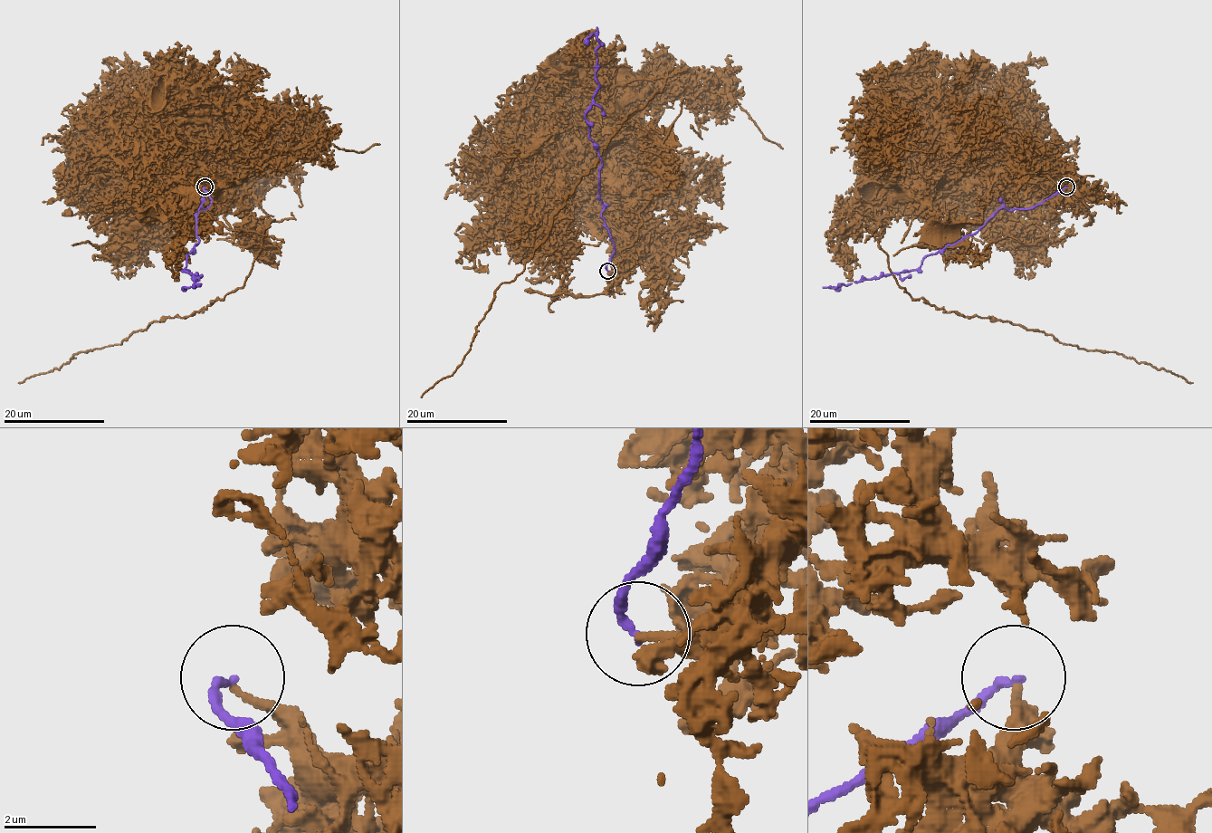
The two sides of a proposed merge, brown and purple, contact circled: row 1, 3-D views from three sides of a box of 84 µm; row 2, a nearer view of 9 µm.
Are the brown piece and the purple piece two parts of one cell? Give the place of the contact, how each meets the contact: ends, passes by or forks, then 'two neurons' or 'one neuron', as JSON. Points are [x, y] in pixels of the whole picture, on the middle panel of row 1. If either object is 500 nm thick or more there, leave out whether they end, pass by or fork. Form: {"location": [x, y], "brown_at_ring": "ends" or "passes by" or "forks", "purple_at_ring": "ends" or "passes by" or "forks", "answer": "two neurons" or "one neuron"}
{"location": [607, 271], "brown_at_ring": "ends", "purple_at_ring": "ends", "answer": "two neurons"}

